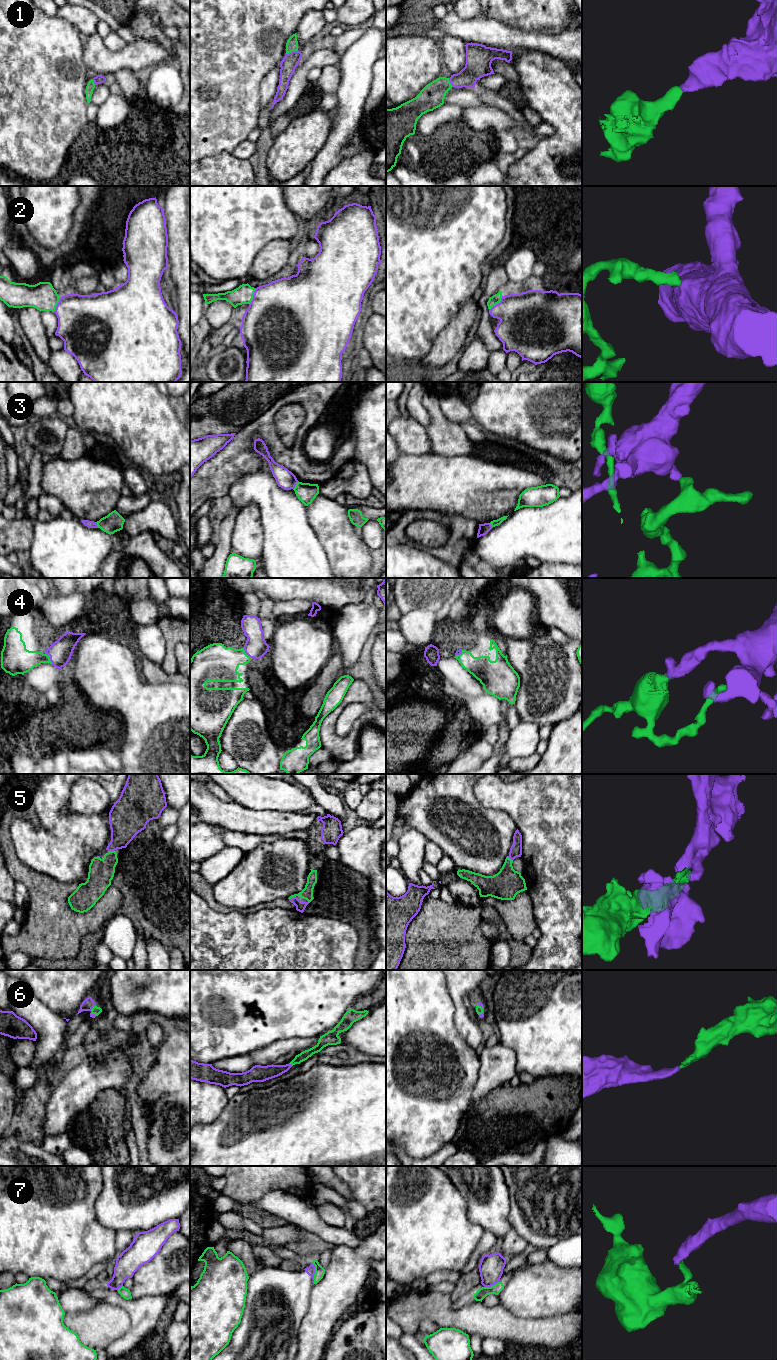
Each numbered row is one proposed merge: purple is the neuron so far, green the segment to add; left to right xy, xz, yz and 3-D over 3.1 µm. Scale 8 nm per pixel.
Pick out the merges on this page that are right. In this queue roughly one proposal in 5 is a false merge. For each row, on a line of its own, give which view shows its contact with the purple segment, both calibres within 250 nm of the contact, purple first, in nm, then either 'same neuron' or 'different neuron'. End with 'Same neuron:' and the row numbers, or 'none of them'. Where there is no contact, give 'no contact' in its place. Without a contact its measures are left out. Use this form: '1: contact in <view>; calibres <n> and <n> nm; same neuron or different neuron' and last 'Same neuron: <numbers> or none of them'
1: contact in xz; calibres 130 and 100 nm; same neuron
2: contact in yz; calibres 400 and 80 nm; same neuron
3: contact in xz; calibres 150 and 160 nm; different neuron
4: contact in xy; calibres 190 and 220 nm; same neuron
5: contact in xy; calibres 260 and 200 nm; same neuron
6: contact in xy; calibres 90 and 70 nm; same neuron
7: contact in xz; calibres 70 and 80 nm; different neuron
Same neuron: 1, 2, 4, 5, 6

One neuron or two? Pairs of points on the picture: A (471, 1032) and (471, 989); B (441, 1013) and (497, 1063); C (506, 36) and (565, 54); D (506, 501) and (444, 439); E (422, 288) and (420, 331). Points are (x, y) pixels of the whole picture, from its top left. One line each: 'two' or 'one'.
A: one
B: two
C: one
D: two
E: one

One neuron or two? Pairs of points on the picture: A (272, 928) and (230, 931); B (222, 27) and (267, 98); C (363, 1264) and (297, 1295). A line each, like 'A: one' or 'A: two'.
A: one
B: two
C: two

